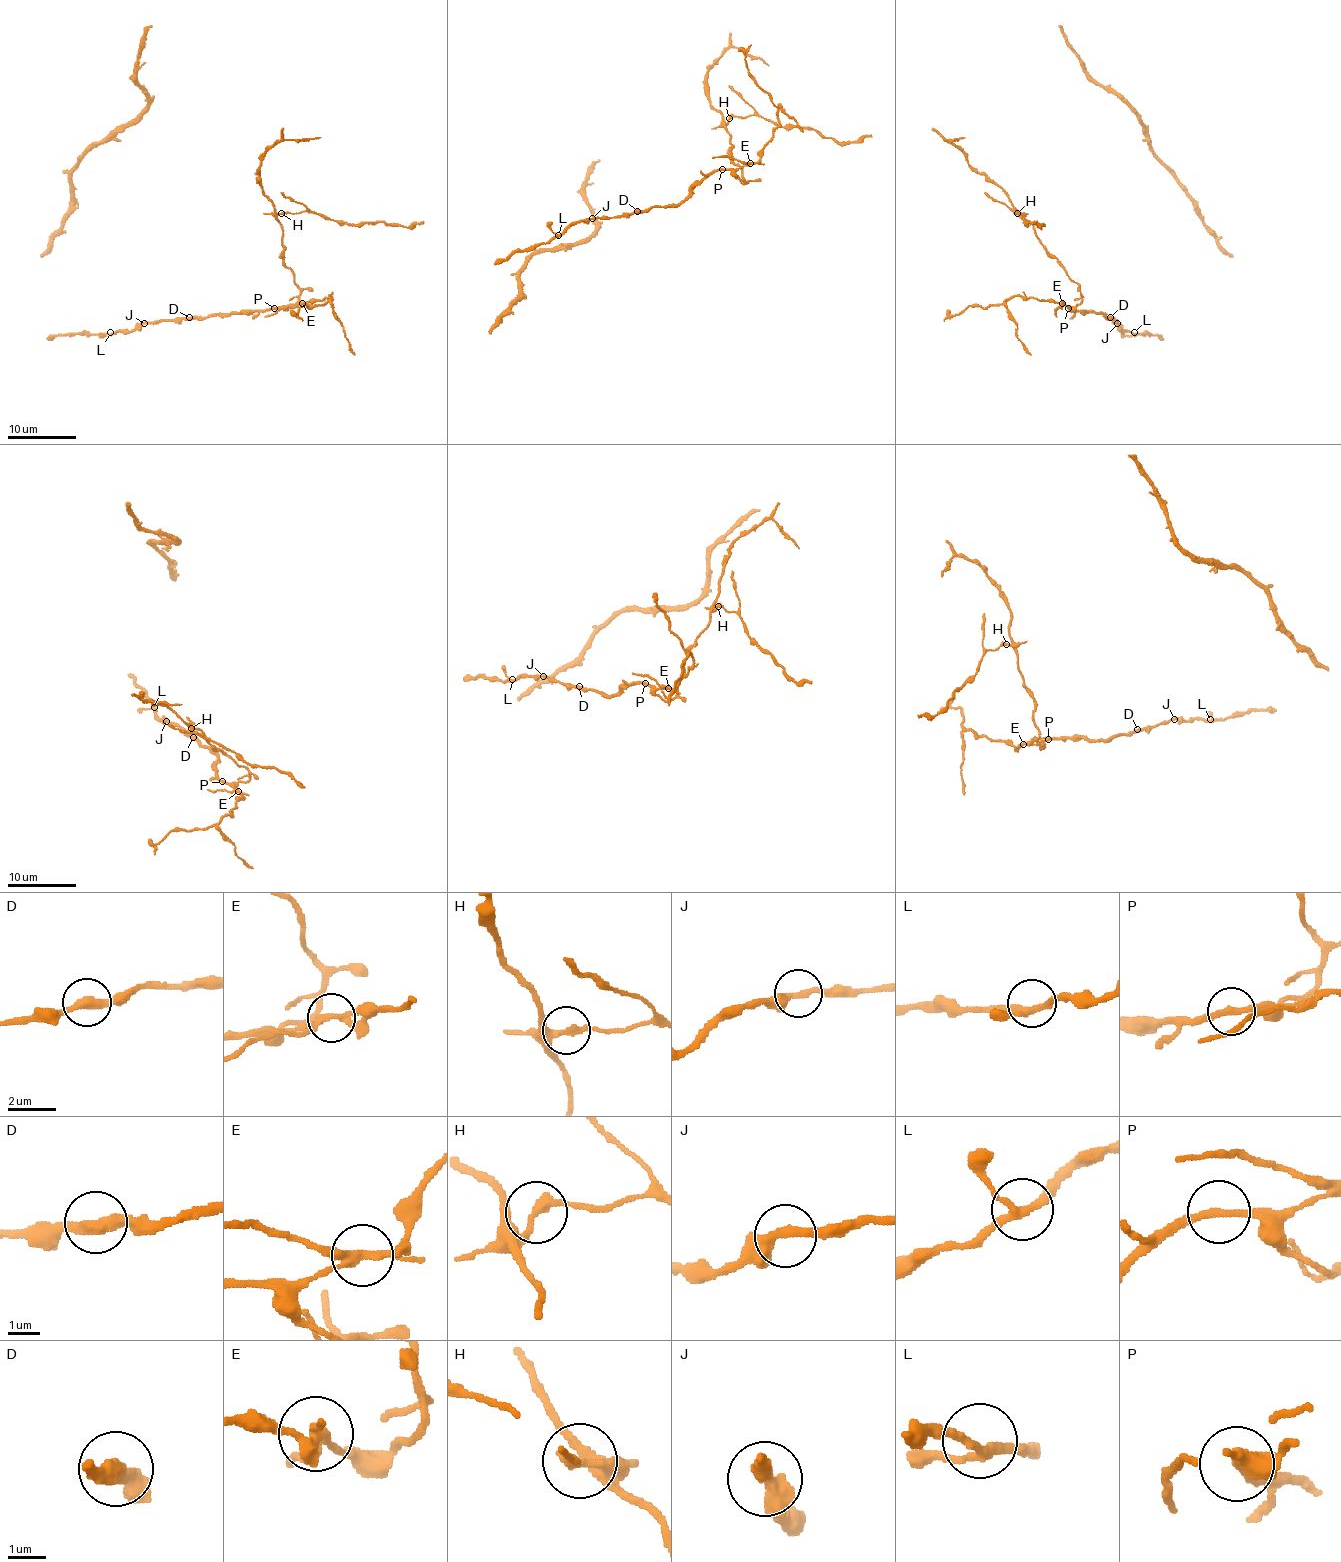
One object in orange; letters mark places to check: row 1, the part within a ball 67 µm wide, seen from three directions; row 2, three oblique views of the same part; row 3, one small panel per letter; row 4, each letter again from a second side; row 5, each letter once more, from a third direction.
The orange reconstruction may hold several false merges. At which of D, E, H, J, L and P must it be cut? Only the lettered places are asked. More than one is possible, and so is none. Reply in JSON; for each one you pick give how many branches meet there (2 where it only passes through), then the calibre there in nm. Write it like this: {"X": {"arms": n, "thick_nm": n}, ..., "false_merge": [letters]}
{"E": {"arms": 4, "thick_nm": 240}, "H": {"arms": 2, "thick_nm": 240}, "false_merge": ["E", "H"]}

